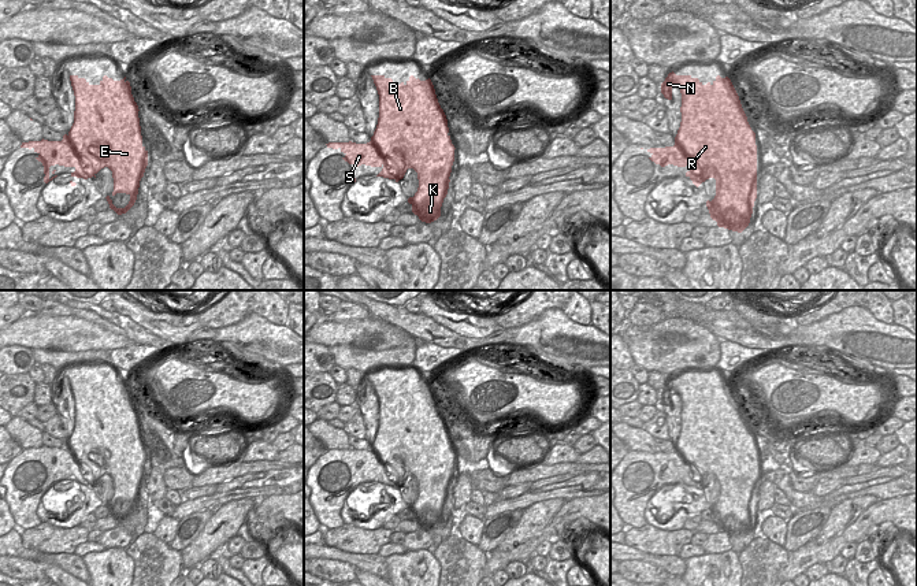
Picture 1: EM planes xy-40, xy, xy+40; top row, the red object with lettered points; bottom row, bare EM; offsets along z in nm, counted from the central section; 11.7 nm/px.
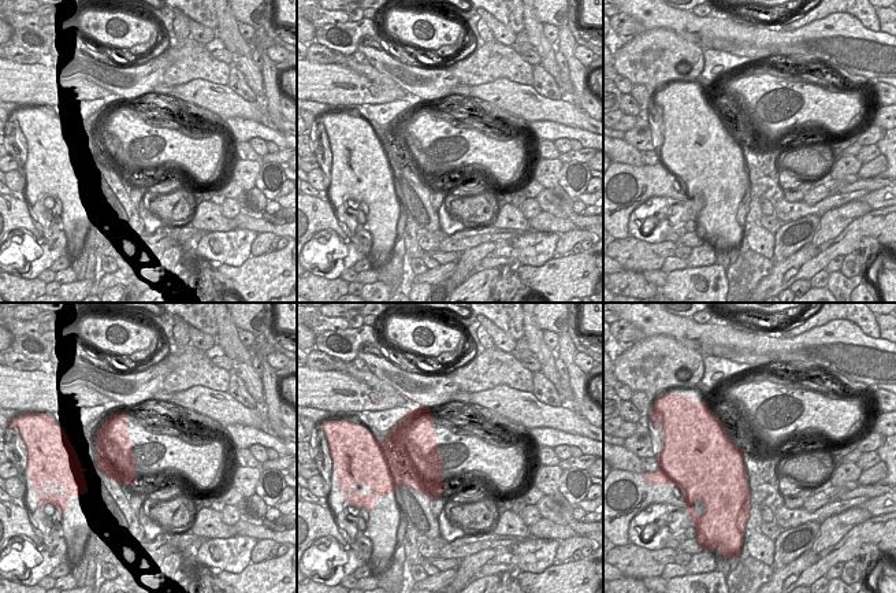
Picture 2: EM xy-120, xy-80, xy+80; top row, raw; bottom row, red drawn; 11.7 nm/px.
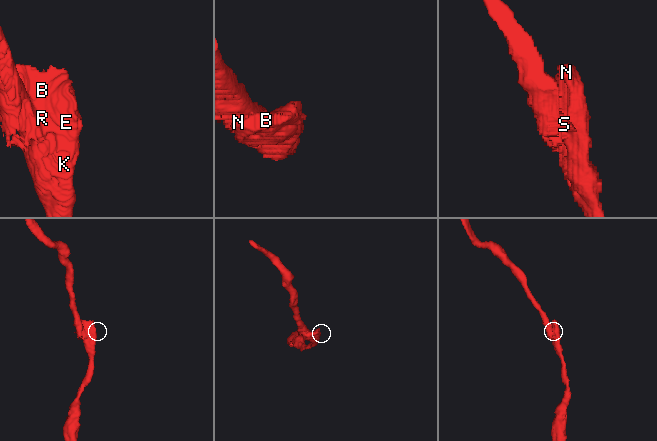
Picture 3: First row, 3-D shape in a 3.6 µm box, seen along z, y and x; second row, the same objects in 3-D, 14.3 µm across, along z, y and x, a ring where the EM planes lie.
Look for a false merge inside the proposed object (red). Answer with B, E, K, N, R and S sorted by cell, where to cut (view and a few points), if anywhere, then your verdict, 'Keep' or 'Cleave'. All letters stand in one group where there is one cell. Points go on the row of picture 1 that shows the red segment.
Groups: B E K N R S. No split. Keep

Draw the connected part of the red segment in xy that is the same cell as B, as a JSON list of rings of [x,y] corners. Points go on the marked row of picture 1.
[[[371,75],[379,94],[378,125],[367,144],[328,142],[327,148],[341,149],[342,157],[349,164],[380,167],[376,177],[394,179],[404,178],[408,168],[417,173],[419,188],[413,197],[408,199],[412,212],[422,222],[431,223],[441,216],[441,207],[449,189],[449,177],[454,162],[454,145],[452,144],[448,119],[441,108],[431,79],[420,81],[413,75],[397,85],[385,75]]]

